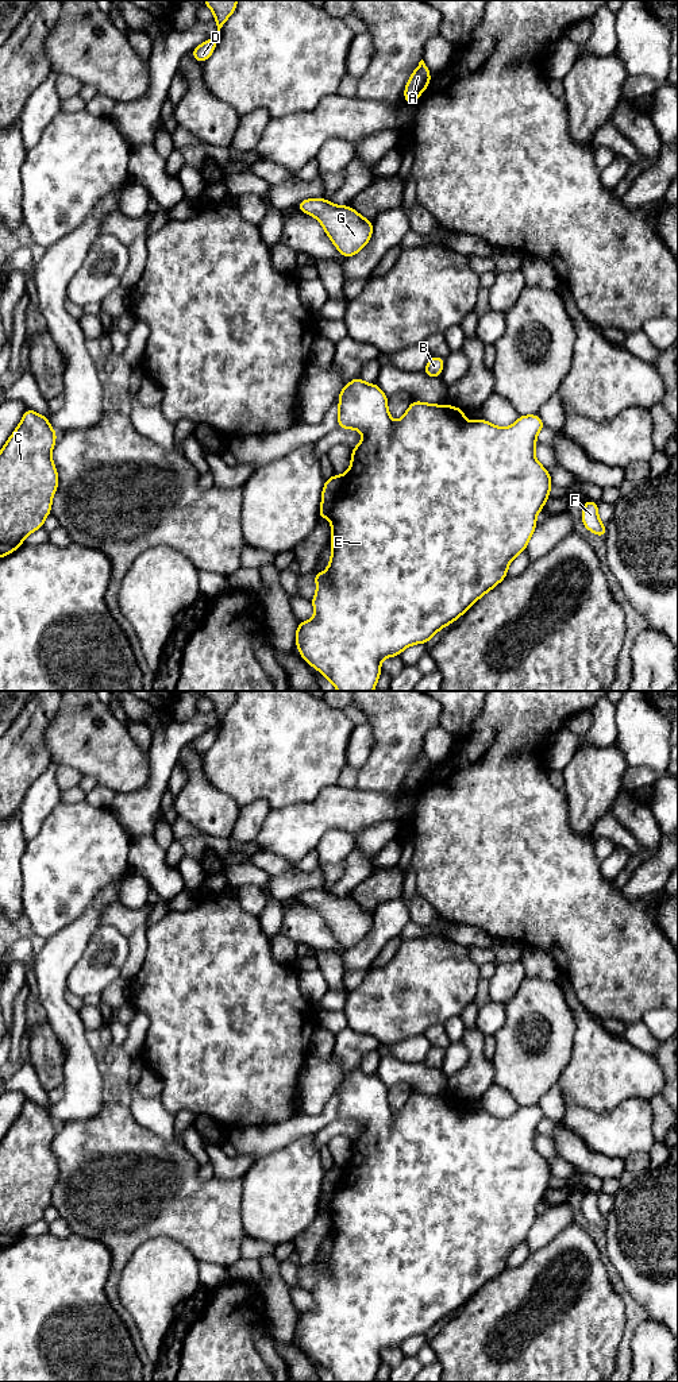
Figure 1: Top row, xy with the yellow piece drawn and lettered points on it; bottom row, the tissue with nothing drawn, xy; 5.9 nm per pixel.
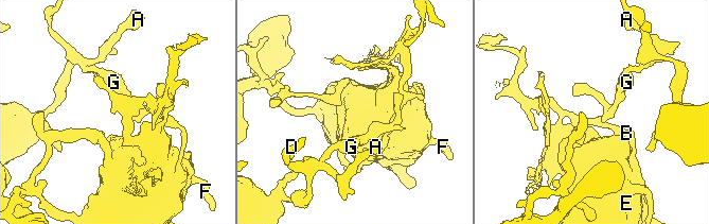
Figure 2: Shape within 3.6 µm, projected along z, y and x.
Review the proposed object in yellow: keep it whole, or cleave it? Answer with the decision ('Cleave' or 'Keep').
Cleave

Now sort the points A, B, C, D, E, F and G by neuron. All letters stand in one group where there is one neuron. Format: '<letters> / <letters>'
A C D G / B E F

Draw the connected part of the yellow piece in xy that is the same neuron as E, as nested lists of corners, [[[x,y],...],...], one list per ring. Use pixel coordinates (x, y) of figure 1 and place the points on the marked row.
[[[357,377],[340,389],[339,397],[338,428],[357,429],[363,435],[363,440],[351,449],[350,468],[343,475],[336,499],[320,506],[317,518],[331,520],[331,561],[325,572],[312,572],[317,588],[311,603],[316,614],[309,621],[298,622],[294,644],[300,657],[327,678],[338,691],[374,691],[382,672],[380,665],[382,659],[400,656],[411,645],[428,642],[440,629],[455,622],[473,603],[506,578],[511,561],[525,551],[536,529],[536,516],[550,498],[552,480],[547,468],[535,458],[536,436],[544,428],[538,414],[520,414],[513,425],[500,428],[485,418],[466,422],[466,410],[450,404],[440,406],[413,399],[400,421],[394,424],[388,410],[388,395],[377,383],[366,383]]]

